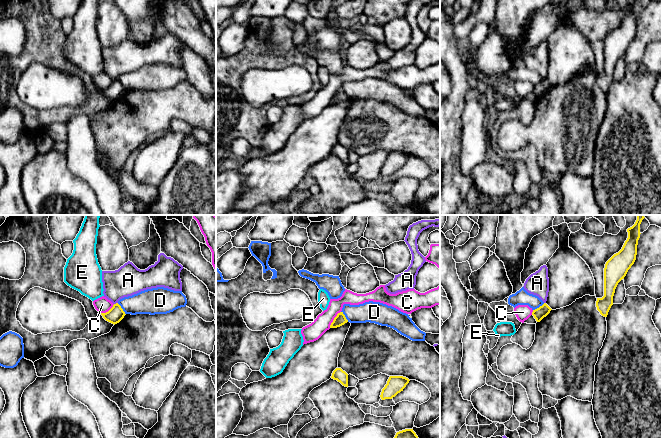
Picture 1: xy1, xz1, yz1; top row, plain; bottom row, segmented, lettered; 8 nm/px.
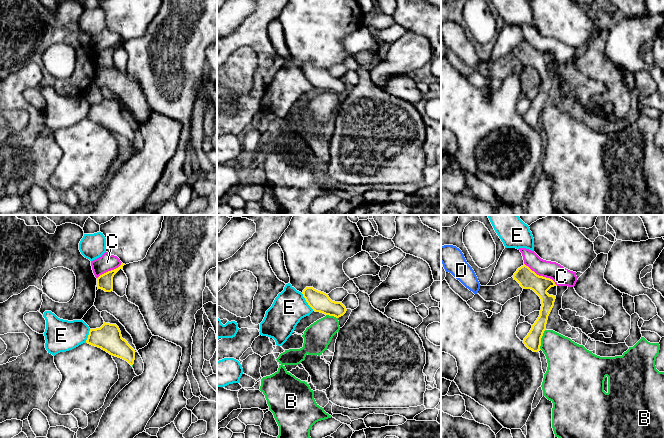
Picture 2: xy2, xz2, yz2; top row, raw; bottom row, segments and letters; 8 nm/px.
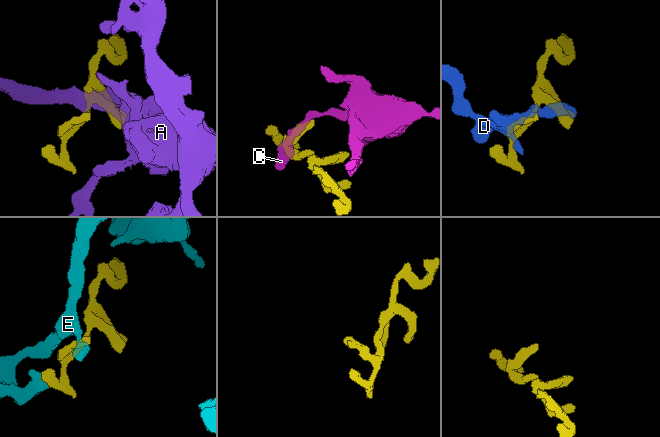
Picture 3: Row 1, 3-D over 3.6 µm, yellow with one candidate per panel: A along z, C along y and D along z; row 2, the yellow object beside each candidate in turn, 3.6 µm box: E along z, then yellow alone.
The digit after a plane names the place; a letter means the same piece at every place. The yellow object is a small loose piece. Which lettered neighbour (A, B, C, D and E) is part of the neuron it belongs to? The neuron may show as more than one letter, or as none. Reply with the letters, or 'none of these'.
B

